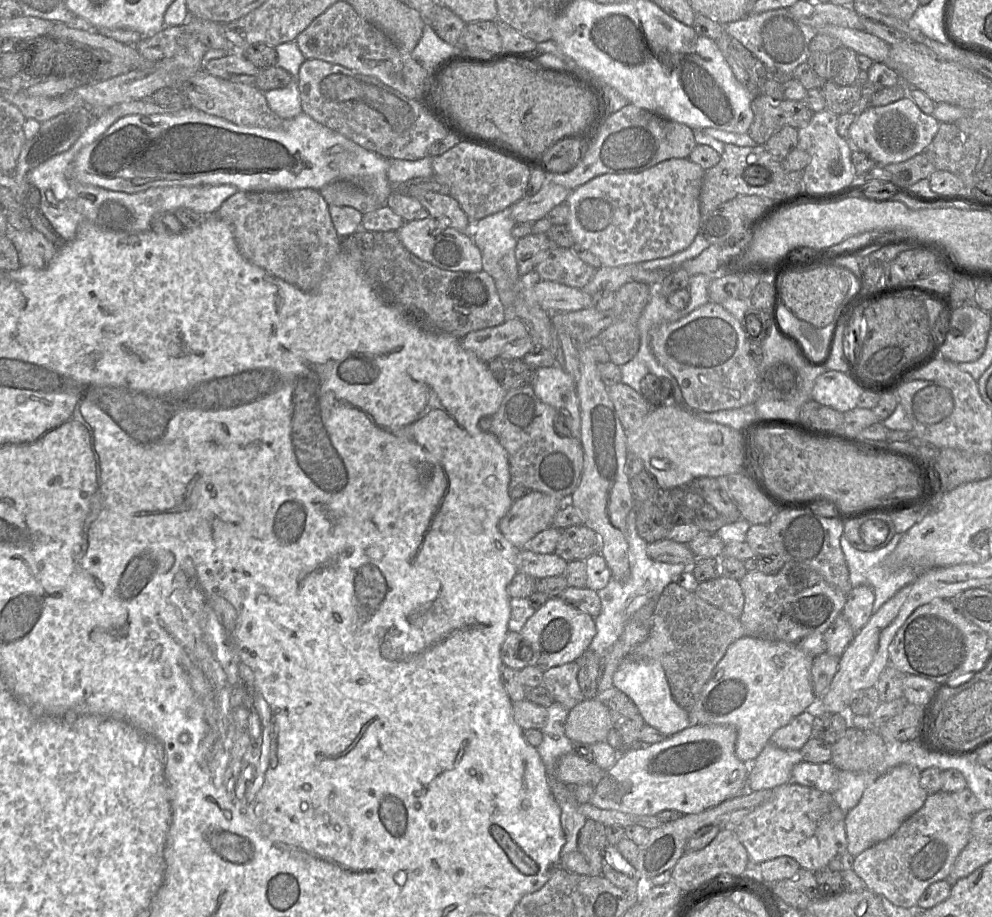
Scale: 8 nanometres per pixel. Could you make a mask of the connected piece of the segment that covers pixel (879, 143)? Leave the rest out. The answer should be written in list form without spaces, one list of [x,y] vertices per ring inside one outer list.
[[[904,96],[885,106],[871,106],[857,115],[849,128],[848,141],[884,166],[924,152],[935,137],[939,124],[932,114],[923,113],[910,97]]]

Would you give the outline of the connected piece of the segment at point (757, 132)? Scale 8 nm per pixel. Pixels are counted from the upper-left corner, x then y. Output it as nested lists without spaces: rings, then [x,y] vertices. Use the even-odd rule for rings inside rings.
[[[762,94],[753,98],[751,109],[754,120],[747,134],[759,145],[785,126],[795,129],[805,126],[814,114],[802,101],[772,101]]]

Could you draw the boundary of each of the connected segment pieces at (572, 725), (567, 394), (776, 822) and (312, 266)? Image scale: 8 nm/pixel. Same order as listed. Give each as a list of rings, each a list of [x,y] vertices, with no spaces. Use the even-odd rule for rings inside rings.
[[[593,698],[568,711],[565,734],[574,744],[593,745],[606,742],[611,727],[609,707]]]
[[[559,365],[535,371],[533,390],[544,403],[552,406],[569,427],[571,436],[580,440],[581,415],[575,382]]]
[[[788,782],[772,789],[771,797],[761,806],[745,816],[741,823],[733,828],[738,840],[746,849],[752,865],[758,866],[762,862],[787,856],[794,859],[801,868],[811,872],[828,867],[829,863],[847,848],[845,830],[845,814],[833,799],[832,793],[820,791]]]
[[[314,189],[273,192],[238,190],[216,214],[232,227],[238,249],[246,260],[305,292],[317,286],[331,261],[341,251],[341,238],[331,220],[329,204]]]

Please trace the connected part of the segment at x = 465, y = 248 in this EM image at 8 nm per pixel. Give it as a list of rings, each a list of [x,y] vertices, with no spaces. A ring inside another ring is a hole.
[[[431,216],[404,222],[397,234],[409,252],[438,268],[455,272],[480,272],[483,270],[482,254],[472,237]]]

